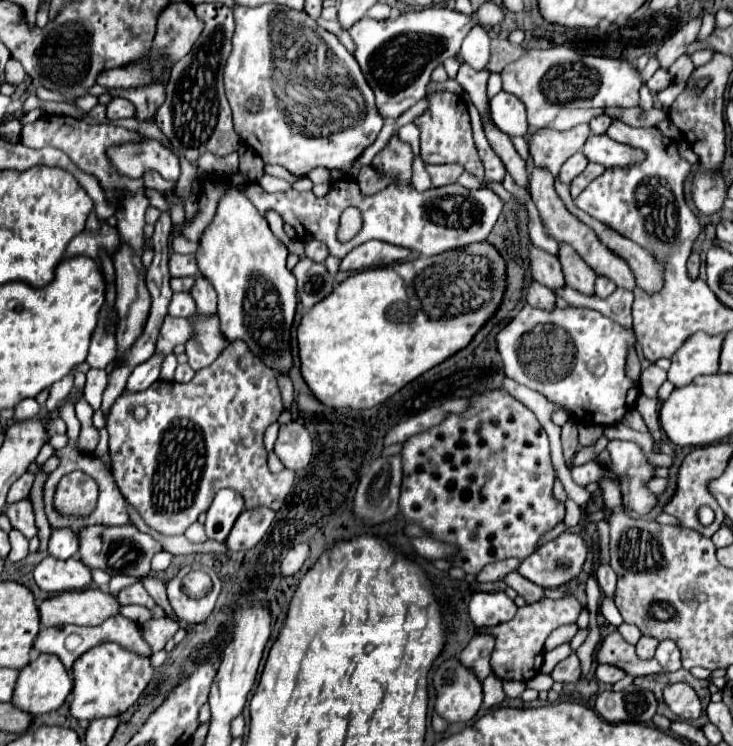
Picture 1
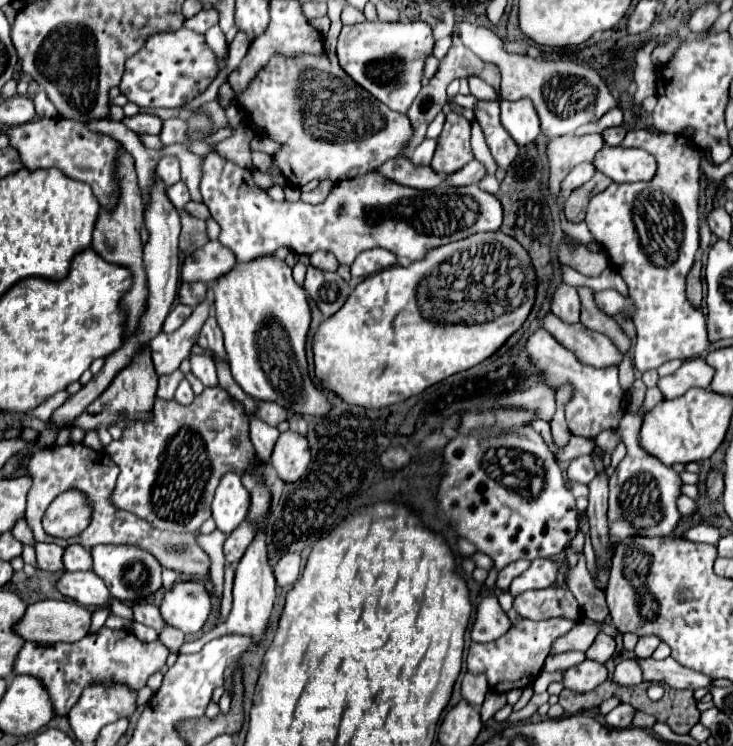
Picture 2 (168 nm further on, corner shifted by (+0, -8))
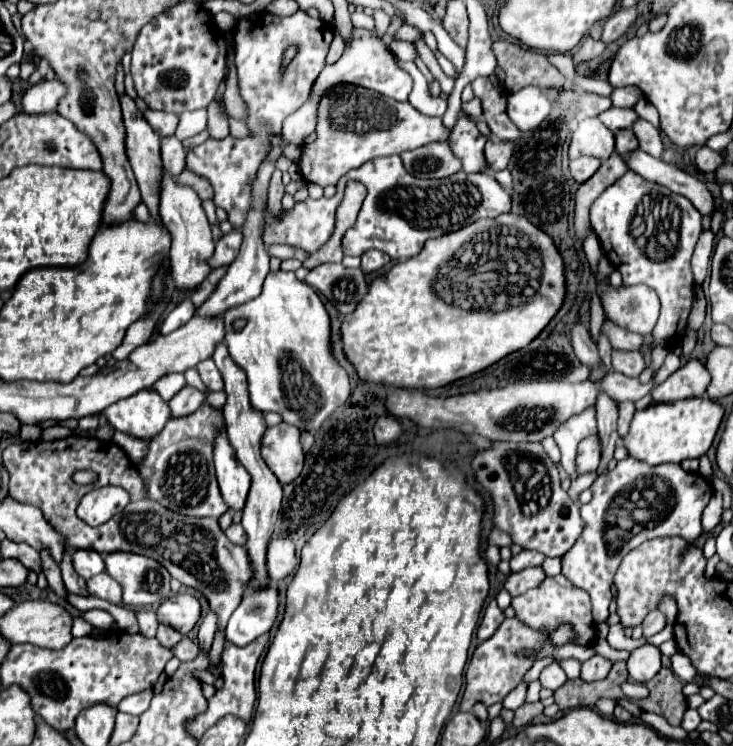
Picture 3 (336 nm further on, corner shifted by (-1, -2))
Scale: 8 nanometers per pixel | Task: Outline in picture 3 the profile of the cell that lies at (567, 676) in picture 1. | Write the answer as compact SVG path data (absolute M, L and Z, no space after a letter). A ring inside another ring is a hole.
M592 656L590 660L586 660L584 664L582 664L582 680L586 680L586 682L594 682L594 680L604 680L606 676L608 676L608 672L610 672L610 668L612 668L612 662L608 660L608 658L604 658L604 656Z

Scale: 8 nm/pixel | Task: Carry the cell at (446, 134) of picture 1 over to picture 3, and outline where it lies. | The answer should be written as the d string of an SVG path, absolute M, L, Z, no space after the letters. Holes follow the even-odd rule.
M460 118L452 128L448 140L452 152L462 160L464 172L486 172L488 164L484 158L486 136L468 118Z

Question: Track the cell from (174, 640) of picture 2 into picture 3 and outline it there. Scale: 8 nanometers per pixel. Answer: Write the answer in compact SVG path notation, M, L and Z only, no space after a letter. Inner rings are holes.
M184 638L184 640L174 648L174 656L176 656L180 662L190 662L190 660L194 660L194 658L198 656L198 646L196 646L192 640Z

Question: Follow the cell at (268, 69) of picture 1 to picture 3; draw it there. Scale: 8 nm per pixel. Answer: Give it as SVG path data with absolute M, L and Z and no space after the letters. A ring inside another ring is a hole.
M340 84L332 88L320 102L316 134L316 142L310 142L302 148L300 170L304 180L324 188L328 184L338 184L344 174L356 170L370 158L402 154L430 142L448 140L450 128L444 126L442 118L424 116L410 102L398 102L360 86Z

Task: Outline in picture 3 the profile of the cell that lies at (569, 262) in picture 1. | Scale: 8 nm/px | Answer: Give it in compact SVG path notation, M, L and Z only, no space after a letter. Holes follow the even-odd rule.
M610 320L604 322L602 332L610 338L610 344L612 344L616 350L626 350L626 352L630 352L630 350L640 350L642 344L644 344L644 338L642 338L642 336L638 336L638 334L634 334L634 332L628 332L628 330L622 330L622 328L618 328L616 324L612 324Z

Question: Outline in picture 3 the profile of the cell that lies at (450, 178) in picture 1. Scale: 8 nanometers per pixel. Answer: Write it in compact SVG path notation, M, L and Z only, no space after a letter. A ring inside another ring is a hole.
M488 140L486 142L486 160L490 164L492 172L504 170L508 166L508 160L512 156L514 142L502 142L502 140Z

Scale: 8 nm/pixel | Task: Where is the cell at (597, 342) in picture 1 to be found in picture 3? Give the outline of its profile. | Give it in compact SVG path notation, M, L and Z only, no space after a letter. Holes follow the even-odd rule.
M588 408L578 416L572 416L568 422L564 422L558 432L554 434L554 440L562 452L562 468L570 476L570 480L578 478L578 468L576 468L576 446L580 440L586 436L596 434L596 410Z

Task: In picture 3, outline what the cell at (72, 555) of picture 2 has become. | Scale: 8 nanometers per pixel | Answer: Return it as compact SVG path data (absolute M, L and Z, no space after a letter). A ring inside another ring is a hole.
M76 550L72 554L72 566L76 570L78 576L82 576L84 580L92 578L94 574L102 574L106 572L106 564L102 554L98 554L96 550Z

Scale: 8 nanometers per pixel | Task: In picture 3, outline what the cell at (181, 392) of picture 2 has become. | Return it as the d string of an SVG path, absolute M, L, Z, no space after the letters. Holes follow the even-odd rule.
M184 386L170 402L170 410L172 410L172 418L184 418L188 414L192 414L194 410L198 410L204 402L204 394L198 392L192 386Z

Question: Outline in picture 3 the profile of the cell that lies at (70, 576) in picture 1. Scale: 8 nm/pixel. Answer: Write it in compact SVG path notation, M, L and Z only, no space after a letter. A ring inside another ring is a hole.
M98 574L90 578L88 590L92 596L98 596L112 604L122 604L122 586L114 578L110 578L110 574Z

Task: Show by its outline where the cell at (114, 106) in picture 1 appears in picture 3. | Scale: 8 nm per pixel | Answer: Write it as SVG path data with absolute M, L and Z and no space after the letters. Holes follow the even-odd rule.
M146 110L144 112L144 118L148 120L148 124L154 128L154 132L158 136L174 136L176 132L176 126L178 126L178 116L176 114L166 114L166 112L160 112L160 110Z

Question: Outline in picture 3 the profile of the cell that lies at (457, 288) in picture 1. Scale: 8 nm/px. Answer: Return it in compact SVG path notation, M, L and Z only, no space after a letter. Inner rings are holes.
M508 212L498 216L496 220L482 220L482 222L474 222L454 234L444 234L440 238L434 238L430 242L426 242L426 246L422 248L422 252L406 262L398 262L390 268L390 272L386 272L384 276L376 278L370 284L370 292L362 298L362 302L358 304L358 310L354 314L350 314L350 320L346 320L342 324L342 342L344 342L344 352L350 358L352 366L356 368L358 376L362 380L374 382L374 384L388 384L388 386L404 386L404 388L440 388L446 386L454 380L466 378L470 374L476 374L492 364L496 364L498 360L502 360L504 356L524 350L534 338L538 338L538 334L550 324L550 320L558 314L558 310L562 308L566 298L566 274L564 274L564 260L562 254L558 252L558 248L554 246L554 240L544 232L538 230L538 226L534 226L528 218L522 218L520 214Z

